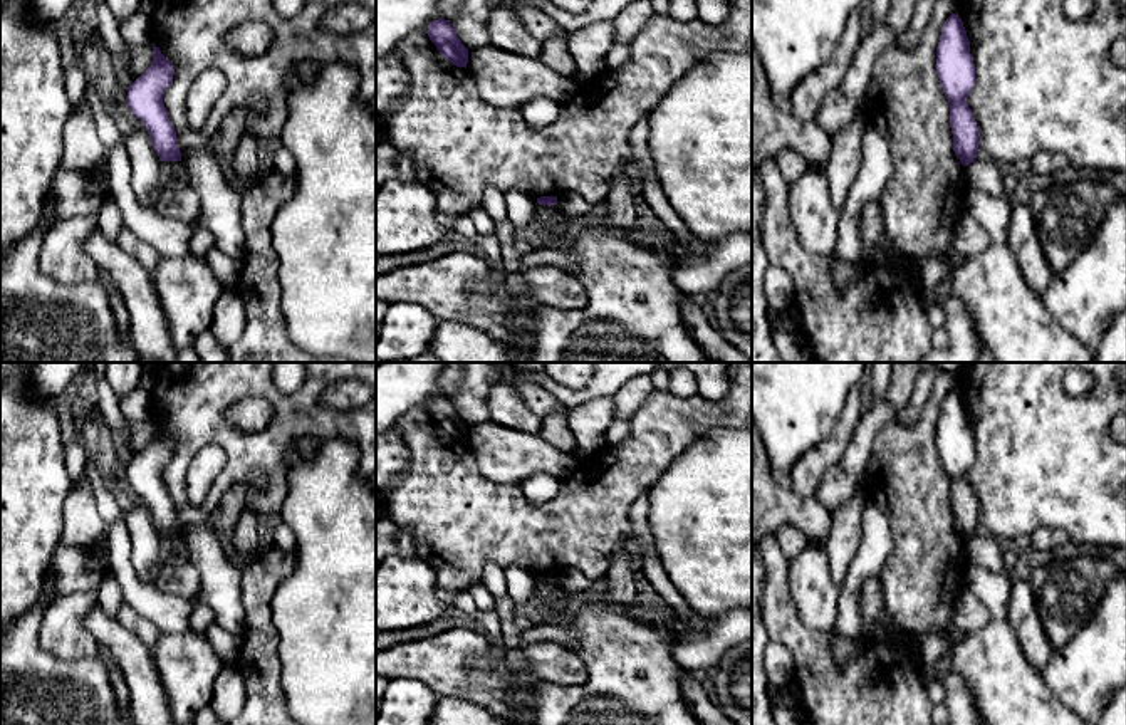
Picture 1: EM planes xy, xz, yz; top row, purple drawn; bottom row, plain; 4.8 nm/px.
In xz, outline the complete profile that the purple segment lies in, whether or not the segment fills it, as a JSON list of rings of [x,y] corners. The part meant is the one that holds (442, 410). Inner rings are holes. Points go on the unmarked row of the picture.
[[[438,394],[430,398],[426,409],[443,433],[456,443],[467,443],[468,425],[458,415],[450,396]]]

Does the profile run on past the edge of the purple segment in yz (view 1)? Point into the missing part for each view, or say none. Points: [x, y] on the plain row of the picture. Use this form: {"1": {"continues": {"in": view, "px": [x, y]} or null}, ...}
{"1": {"continues": null}}

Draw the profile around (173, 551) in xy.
[[[161,537],[159,552],[163,566],[190,564],[190,554],[181,537]]]

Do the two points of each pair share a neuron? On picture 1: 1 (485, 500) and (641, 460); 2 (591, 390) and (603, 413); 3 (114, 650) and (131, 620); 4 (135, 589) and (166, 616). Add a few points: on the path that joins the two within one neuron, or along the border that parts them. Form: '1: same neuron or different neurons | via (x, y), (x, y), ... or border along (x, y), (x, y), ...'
1: same neuron | via (524, 517), (576, 517), (603, 490)
2: different neurons | border along (611, 395), (596, 395), (571, 408)
3: different neurons | border along (114, 618), (151, 653)
4: same neuron | via (143, 598), (158, 608)

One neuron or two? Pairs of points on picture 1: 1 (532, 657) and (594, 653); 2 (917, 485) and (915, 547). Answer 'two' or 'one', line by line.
1: two
2: one

